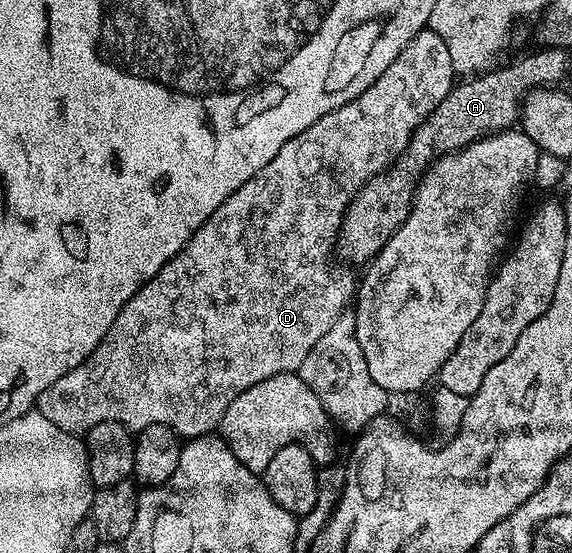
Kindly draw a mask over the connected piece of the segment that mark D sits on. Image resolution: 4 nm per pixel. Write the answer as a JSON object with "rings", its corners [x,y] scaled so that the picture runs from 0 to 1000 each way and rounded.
{"rings":[[[747,47],[733,61],[726,61],[719,76],[712,76],[698,105],[691,105],[691,112],[684,112],[684,119],[677,119],[677,127],[670,127],[670,134],[656,141],[656,148],[649,148],[649,156],[642,156],[642,163],[635,163],[628,177],[593,192],[593,199],[579,199],[579,206],[565,206],[565,213],[537,228],[530,242],[516,242],[516,250],[503,253],[488,271],[488,278],[481,278],[481,286],[474,286],[474,293],[460,300],[460,307],[453,307],[432,329],[425,329],[425,336],[418,336],[418,344],[411,344],[404,358],[390,363],[383,380],[376,380],[376,387],[369,387],[369,394],[362,394],[362,401],[355,401],[355,409],[341,416],[323,448],[313,452],[313,459],[306,459],[306,467],[299,467],[299,474],[292,474],[292,481],[285,481],[285,488],[271,495],[271,503],[264,503],[213,553],[194,597],[187,597],[187,604],[173,618],[173,626],[166,626],[163,638],[143,658],[131,662],[131,669],[110,676],[103,691],[82,698],[82,705],[68,712],[61,732],[63,743],[72,745],[75,756],[82,756],[82,763],[96,763],[103,778],[129,785],[150,785],[177,763],[205,759],[227,778],[283,767],[304,774],[309,787],[318,792],[362,788],[385,776],[397,734],[434,700],[474,678],[521,675],[551,618],[577,597],[579,586],[619,548],[624,533],[628,506],[622,497],[617,501],[615,483],[594,481],[596,485],[586,486],[584,492],[575,492],[575,461],[579,465],[584,461],[589,418],[596,412],[607,373],[650,318],[682,302],[699,282],[701,273],[715,260],[722,237],[753,208],[760,192],[767,192],[767,184],[774,184],[774,177],[781,177],[794,150],[795,132],[788,119],[788,98],[781,92],[774,69],[767,69],[767,61],[760,61]]]}

